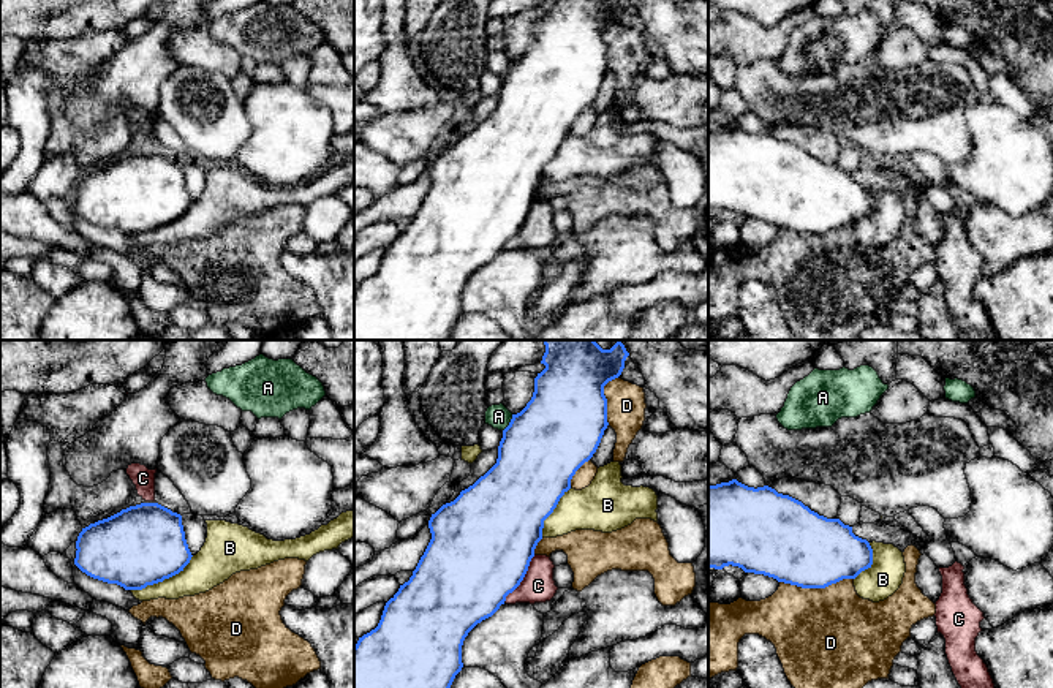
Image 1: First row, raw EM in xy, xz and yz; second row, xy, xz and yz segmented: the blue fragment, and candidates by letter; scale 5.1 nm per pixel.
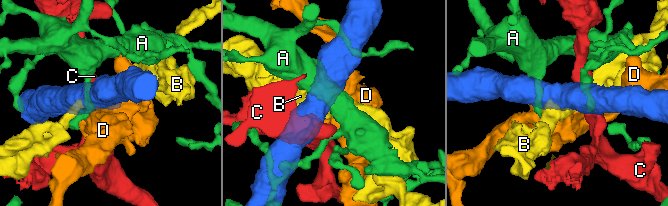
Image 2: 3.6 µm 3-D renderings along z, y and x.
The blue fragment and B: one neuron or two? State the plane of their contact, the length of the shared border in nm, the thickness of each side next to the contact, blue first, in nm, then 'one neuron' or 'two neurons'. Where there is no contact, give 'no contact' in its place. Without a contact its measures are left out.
xy | 380 nm | 400/190 nm | two neurons

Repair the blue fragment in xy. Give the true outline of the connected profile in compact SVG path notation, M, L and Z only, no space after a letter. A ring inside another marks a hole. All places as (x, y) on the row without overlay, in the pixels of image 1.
M141 149L82 174L74 210L87 221L142 236L190 209L182 161L158 149Z

